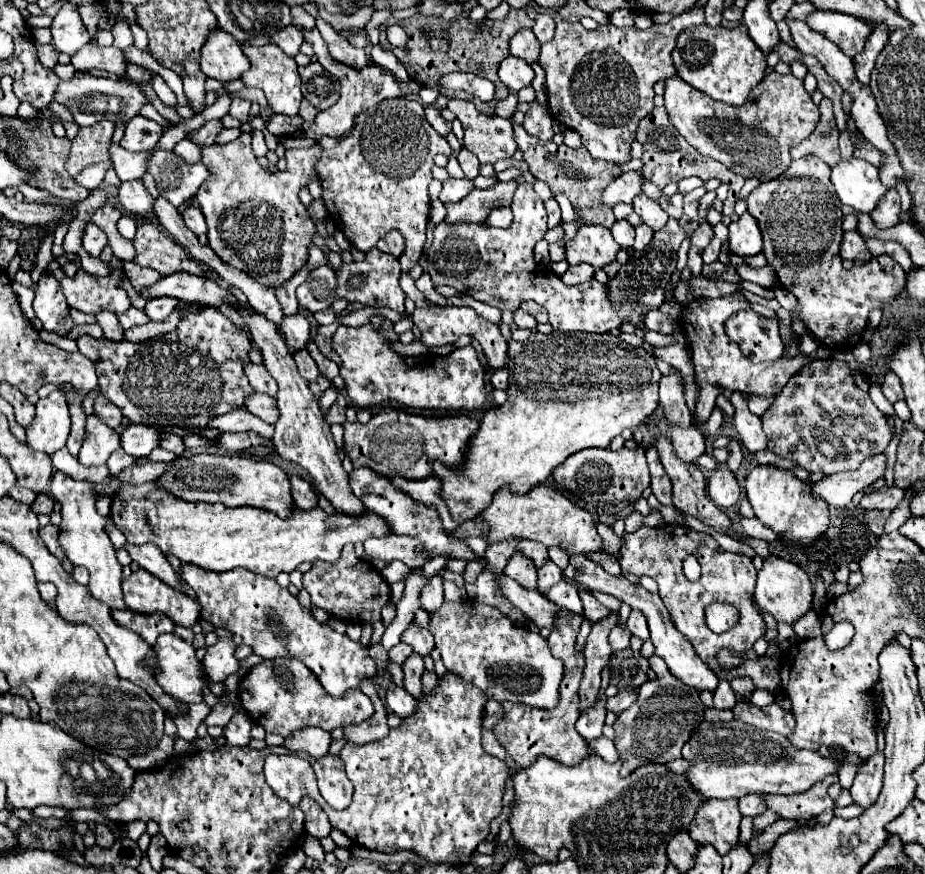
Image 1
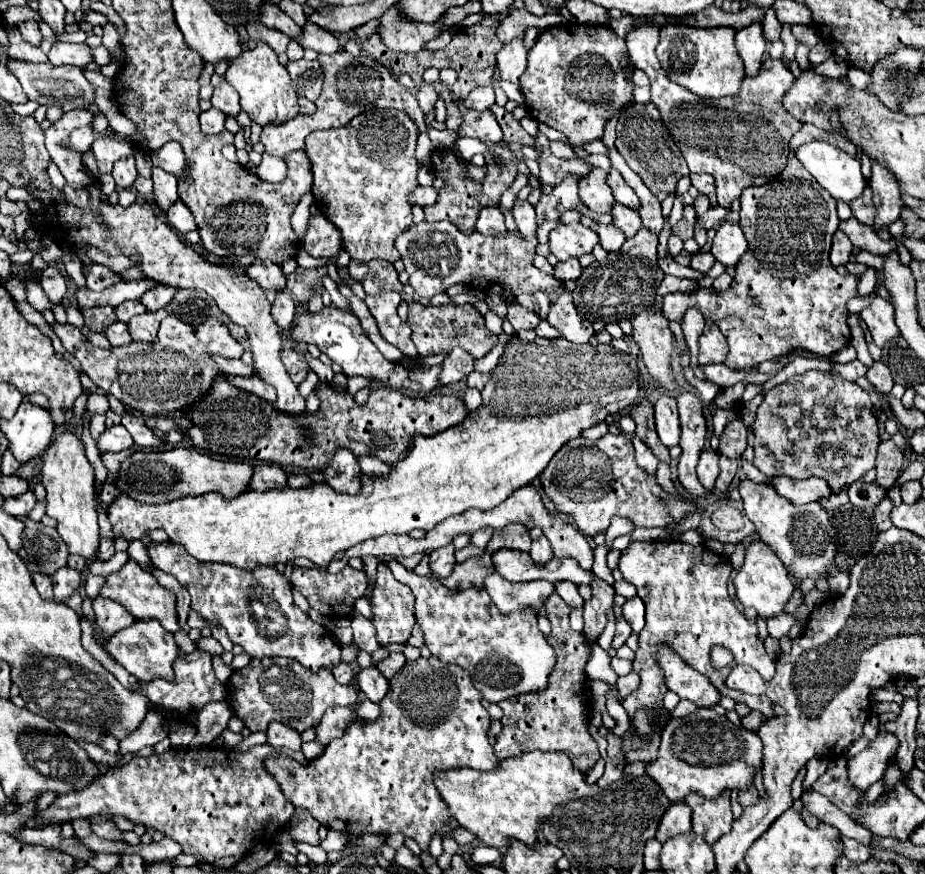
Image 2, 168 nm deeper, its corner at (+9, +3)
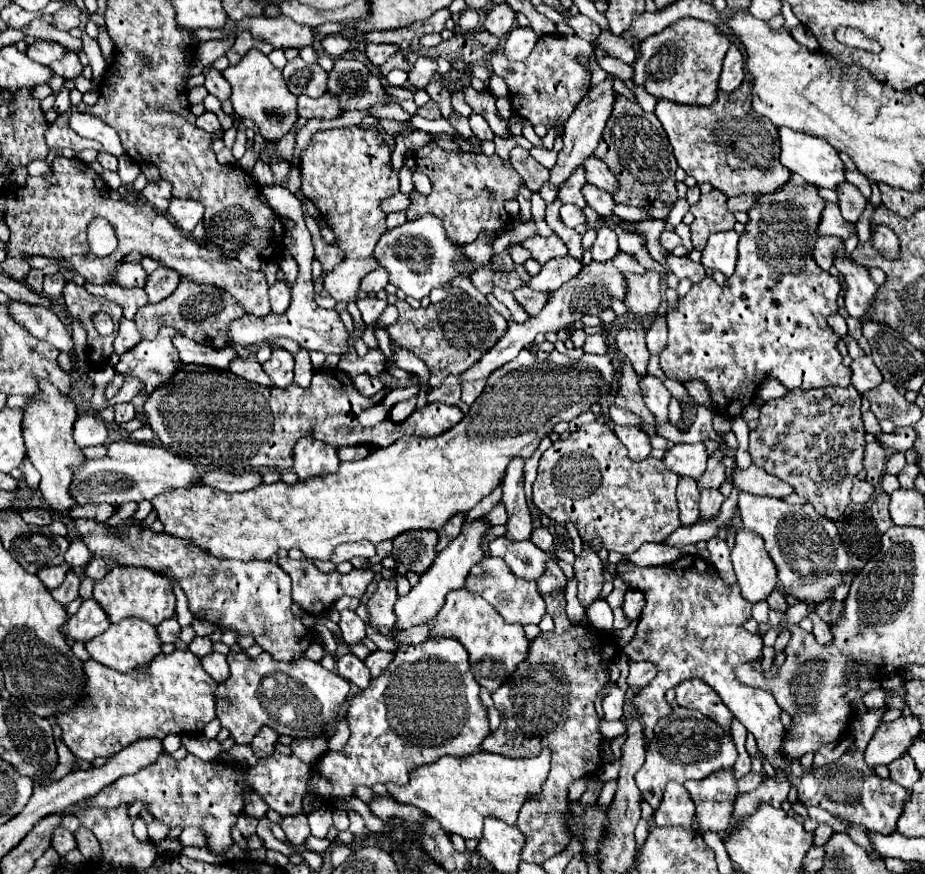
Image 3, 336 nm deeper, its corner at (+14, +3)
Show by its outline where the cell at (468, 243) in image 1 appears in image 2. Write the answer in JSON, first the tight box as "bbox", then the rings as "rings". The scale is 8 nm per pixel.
{"bbox":[395,199,591,343],"rings":[[[515,199],[513,215],[517,221],[517,233],[507,231],[501,237],[485,237],[477,231],[473,233],[461,233],[453,223],[449,221],[437,221],[427,223],[421,221],[417,225],[411,225],[401,237],[397,237],[395,247],[401,253],[401,259],[405,263],[405,271],[409,273],[409,285],[415,289],[417,297],[431,299],[437,293],[443,293],[451,285],[463,283],[471,291],[479,293],[495,293],[495,295],[519,295],[519,293],[557,293],[557,301],[551,303],[547,313],[547,323],[555,327],[561,337],[573,341],[573,343],[587,343],[591,339],[591,321],[585,321],[577,307],[573,305],[571,291],[563,287],[561,281],[557,281],[553,275],[541,273],[533,265],[535,247],[537,247],[537,219],[535,219],[535,207],[529,201]]]}

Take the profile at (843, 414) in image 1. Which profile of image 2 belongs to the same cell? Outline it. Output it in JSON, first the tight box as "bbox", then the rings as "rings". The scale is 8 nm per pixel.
{"bbox":[751,369,881,493],"rings":[[[811,369],[769,389],[763,395],[763,403],[759,405],[755,423],[751,425],[751,431],[755,435],[755,467],[769,477],[823,477],[829,481],[833,493],[839,493],[843,485],[851,485],[875,467],[875,453],[881,441],[877,429],[877,419],[871,411],[871,399],[865,389],[827,371]]]}

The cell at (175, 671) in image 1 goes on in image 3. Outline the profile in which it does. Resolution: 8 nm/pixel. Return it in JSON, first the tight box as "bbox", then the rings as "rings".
{"bbox":[84,617,160,673],"rings":[[[136,617],[132,619],[124,619],[120,623],[114,623],[108,627],[108,631],[104,631],[102,635],[90,639],[88,643],[84,643],[86,651],[90,653],[90,657],[114,671],[126,673],[134,667],[146,667],[152,657],[156,657],[160,653],[160,639],[156,637],[156,629],[152,625],[148,625],[146,621],[140,621]]]}

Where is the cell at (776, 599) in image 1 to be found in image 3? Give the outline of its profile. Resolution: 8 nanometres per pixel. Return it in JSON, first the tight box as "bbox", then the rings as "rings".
{"bbox":[732,529,776,603],"rings":[[[740,529],[732,549],[732,563],[738,575],[742,597],[750,603],[768,599],[768,595],[776,589],[776,567],[766,553],[764,539],[760,535]]]}

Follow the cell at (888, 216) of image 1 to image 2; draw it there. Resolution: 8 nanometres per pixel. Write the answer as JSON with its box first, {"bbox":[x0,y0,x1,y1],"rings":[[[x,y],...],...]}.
{"bbox":[849,187,875,225],"rings":[[[867,187],[865,193],[849,203],[851,209],[853,209],[853,215],[863,223],[863,225],[873,225],[873,217],[875,217],[875,209],[873,209],[873,197],[871,197],[871,189]]]}

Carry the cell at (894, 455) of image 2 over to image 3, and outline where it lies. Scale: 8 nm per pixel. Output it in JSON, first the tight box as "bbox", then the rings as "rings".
{"bbox":[864,443,886,485],"rings":[[[868,443],[866,449],[864,449],[864,469],[868,473],[866,481],[870,485],[878,485],[880,483],[880,477],[882,477],[882,471],[884,471],[884,465],[886,465],[886,451],[880,443]]]}

